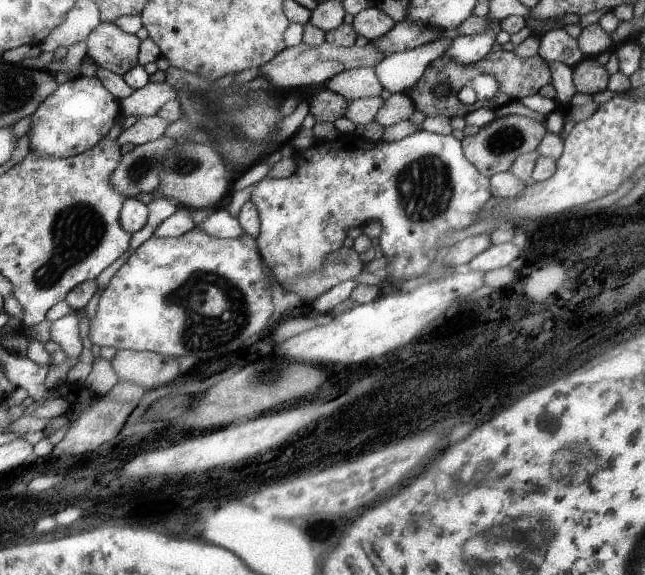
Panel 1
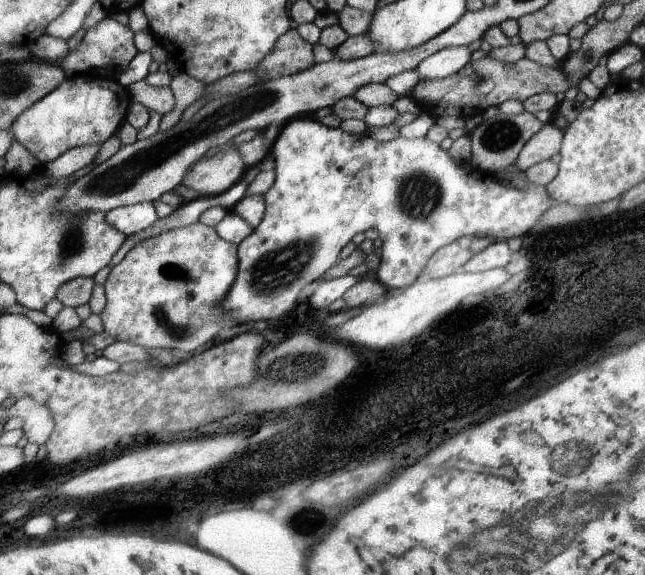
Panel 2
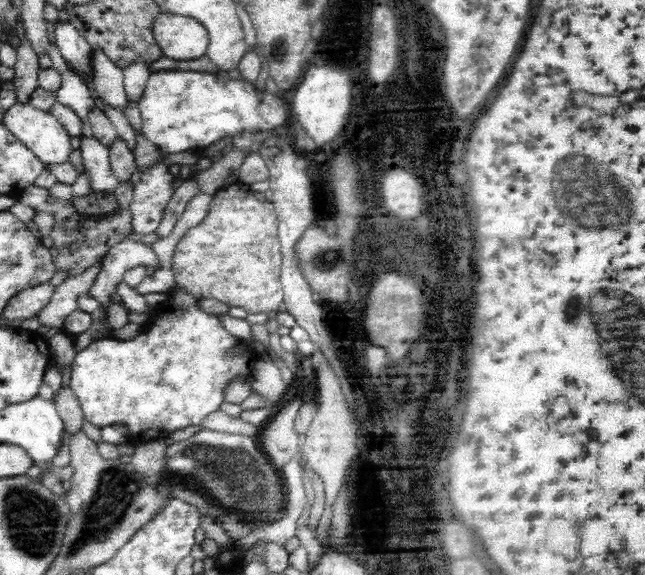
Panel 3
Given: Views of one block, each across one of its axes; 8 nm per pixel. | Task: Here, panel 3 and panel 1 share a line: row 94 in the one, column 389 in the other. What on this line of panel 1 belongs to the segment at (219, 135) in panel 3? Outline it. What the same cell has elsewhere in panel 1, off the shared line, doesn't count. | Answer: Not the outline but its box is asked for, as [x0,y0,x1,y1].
[250,129,490,286]

